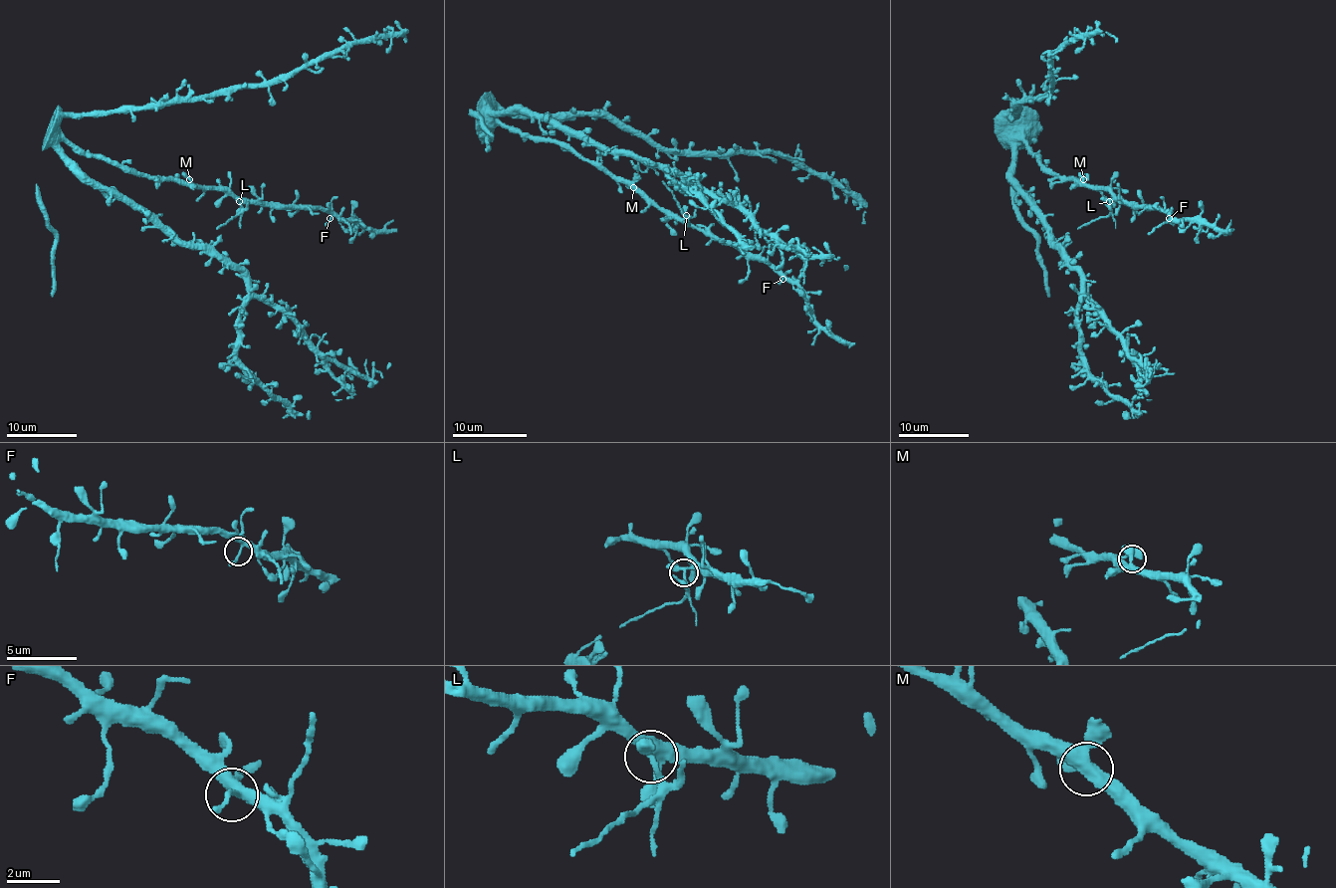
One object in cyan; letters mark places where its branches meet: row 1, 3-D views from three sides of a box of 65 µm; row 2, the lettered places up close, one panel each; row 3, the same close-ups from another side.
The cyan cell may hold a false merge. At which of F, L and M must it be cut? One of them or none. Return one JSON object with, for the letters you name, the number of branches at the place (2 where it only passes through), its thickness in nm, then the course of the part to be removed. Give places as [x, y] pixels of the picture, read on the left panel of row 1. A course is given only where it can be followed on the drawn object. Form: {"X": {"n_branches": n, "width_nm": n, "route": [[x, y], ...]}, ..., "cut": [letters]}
{"L": {"n_branches": 3, "width_nm": 220, "route": [[239, 202], [240, 211], [216, 228]]}, "cut": ["L"]}

